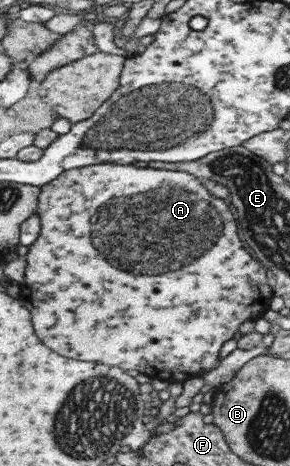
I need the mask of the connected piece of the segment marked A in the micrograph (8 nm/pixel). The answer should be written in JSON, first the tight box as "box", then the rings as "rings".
{"box":[19,163,273,383],"rings":[[[113,163],[73,168],[61,173],[55,180],[41,187],[35,214],[40,217],[41,228],[39,237],[31,246],[28,246],[29,250],[24,256],[26,271],[24,281],[19,284],[19,298],[25,300],[23,304],[25,304],[25,308],[29,308],[31,316],[33,316],[33,328],[35,328],[35,334],[39,336],[39,340],[61,356],[85,360],[85,362],[100,362],[122,368],[125,371],[138,370],[152,380],[184,383],[196,376],[203,377],[203,374],[205,375],[205,372],[202,372],[203,369],[216,368],[220,363],[218,358],[225,342],[234,338],[235,333],[240,330],[240,326],[244,322],[260,320],[269,309],[273,294],[267,285],[267,275],[265,274],[267,269],[259,261],[253,259],[249,251],[244,248],[238,230],[238,220],[233,217],[227,204],[222,199],[214,197],[203,186],[200,179],[188,172],[155,170],[153,165],[141,168],[135,167],[135,165]]]}

